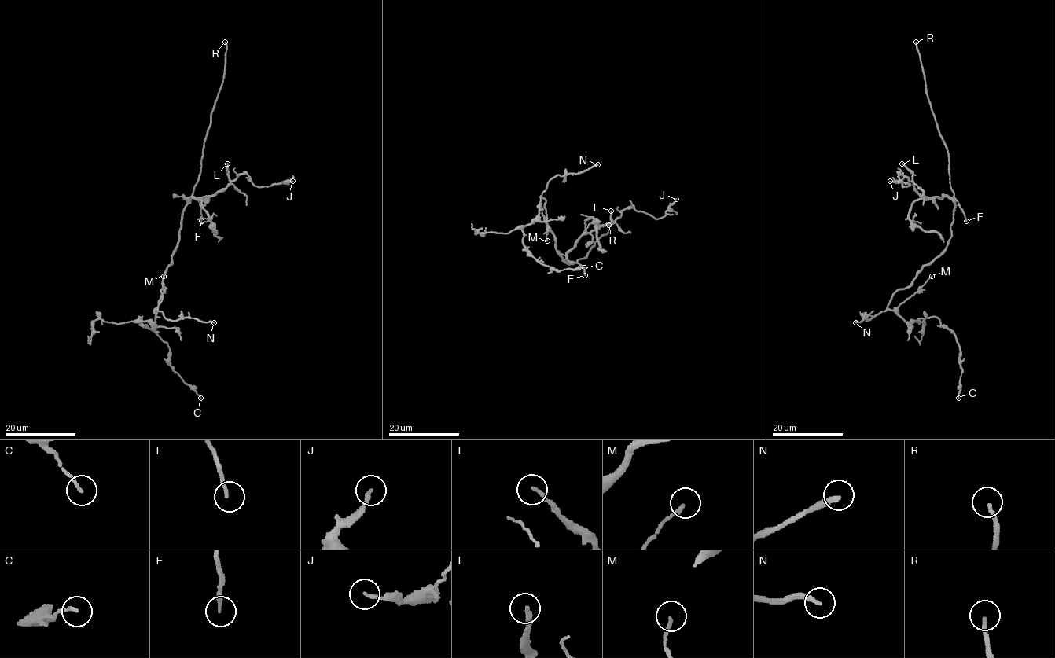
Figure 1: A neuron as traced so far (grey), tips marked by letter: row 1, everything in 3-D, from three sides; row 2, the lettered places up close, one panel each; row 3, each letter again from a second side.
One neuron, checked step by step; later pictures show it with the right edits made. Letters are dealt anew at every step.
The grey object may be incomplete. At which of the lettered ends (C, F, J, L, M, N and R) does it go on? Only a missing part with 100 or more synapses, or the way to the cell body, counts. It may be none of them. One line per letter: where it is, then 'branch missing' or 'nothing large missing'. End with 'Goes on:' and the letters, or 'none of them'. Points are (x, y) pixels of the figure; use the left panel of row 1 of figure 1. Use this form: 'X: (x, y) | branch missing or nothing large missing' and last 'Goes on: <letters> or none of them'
C: (200, 398) | nothing large missing
F: (201, 221) | nothing large missing
J: (292, 181) | nothing large missing
L: (227, 163) | nothing large missing
M: (163, 276) | nothing large missing
N: (214, 322) | branch missing
R: (225, 42) | branch missing
Goes on: N, R

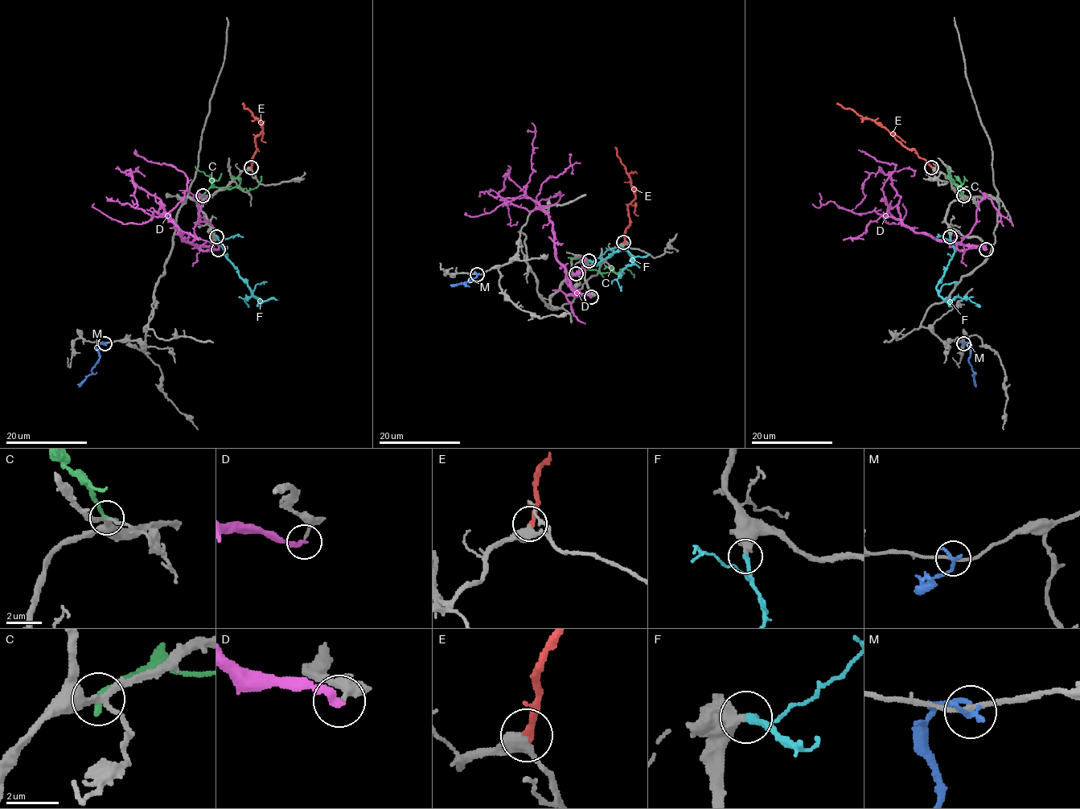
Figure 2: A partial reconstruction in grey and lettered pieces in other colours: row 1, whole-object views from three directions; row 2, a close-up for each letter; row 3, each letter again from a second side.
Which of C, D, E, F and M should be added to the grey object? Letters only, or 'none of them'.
E, F

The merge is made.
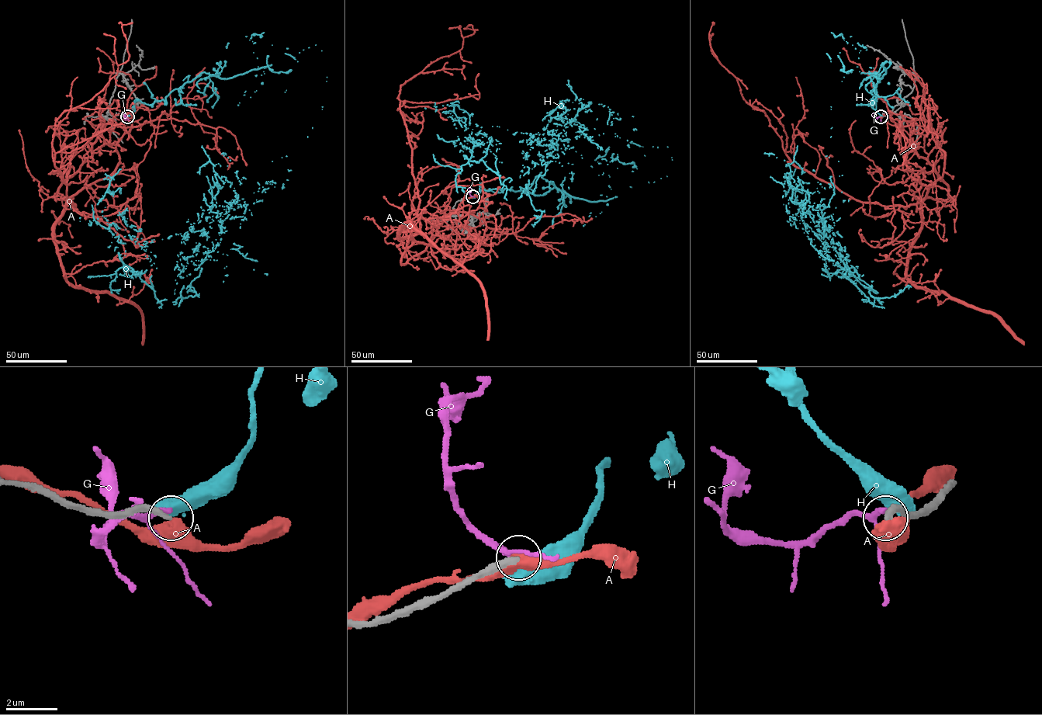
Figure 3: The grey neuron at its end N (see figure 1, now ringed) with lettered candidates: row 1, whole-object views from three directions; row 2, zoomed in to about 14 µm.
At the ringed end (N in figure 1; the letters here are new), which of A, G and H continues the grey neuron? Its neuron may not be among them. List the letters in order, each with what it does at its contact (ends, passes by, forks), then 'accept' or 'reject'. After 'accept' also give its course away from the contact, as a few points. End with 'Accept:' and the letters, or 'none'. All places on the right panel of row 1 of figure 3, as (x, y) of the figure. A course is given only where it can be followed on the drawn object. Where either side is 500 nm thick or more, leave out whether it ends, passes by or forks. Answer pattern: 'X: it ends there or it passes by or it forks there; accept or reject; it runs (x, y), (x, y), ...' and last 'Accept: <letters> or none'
A: it passes by; reject
G: it passes by; reject
H: reject
Accept: none

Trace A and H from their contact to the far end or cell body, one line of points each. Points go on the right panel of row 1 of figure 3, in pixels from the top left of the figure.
A: (881, 116), (934, 168), (946, 199), (863, 203), (797, 168), (713, 51), (714, 22)
H: (881, 116), (885, 68), (847, 43), (867, 47), (796, 183), (878, 297), (803, 228), (795, 192), (815, 192)

